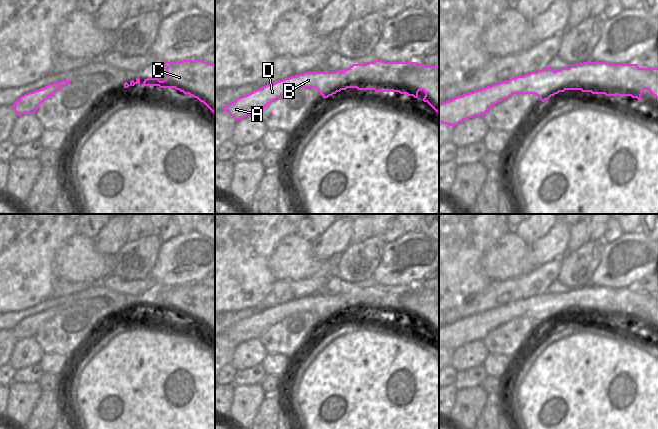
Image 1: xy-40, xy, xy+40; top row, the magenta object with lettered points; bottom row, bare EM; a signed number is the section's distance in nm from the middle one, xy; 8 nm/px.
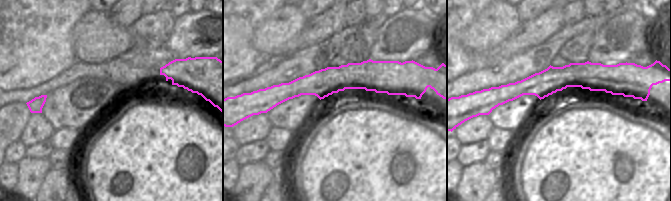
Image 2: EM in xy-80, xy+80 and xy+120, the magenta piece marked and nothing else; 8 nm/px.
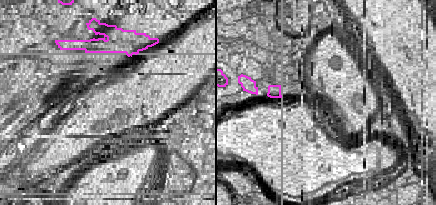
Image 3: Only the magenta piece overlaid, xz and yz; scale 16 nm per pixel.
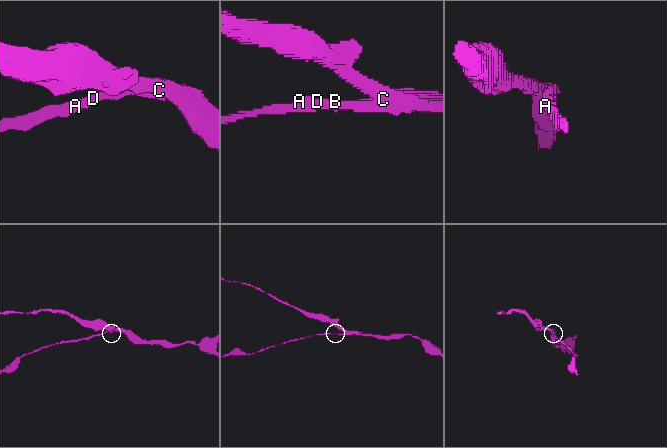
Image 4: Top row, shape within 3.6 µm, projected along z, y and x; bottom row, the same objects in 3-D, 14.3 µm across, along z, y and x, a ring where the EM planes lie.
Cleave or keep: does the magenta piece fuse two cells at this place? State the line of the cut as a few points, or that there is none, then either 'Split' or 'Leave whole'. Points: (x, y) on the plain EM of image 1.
Split along xy+40 (555, 294), (571, 295), (575, 299), (571, 313). Split.

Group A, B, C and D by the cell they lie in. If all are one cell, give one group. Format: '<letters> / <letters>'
A B D / C

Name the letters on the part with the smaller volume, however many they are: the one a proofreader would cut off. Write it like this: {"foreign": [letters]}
{"foreign": ["A", "B", "D"]}

